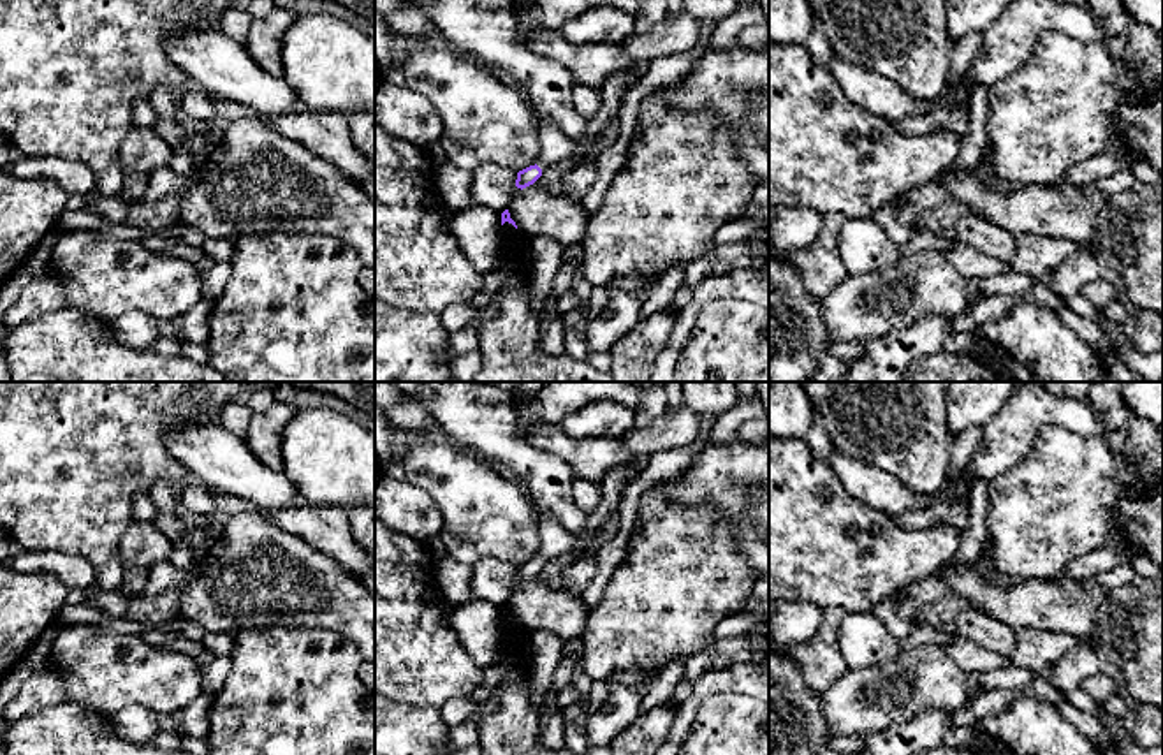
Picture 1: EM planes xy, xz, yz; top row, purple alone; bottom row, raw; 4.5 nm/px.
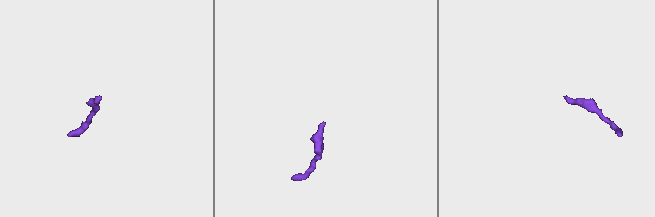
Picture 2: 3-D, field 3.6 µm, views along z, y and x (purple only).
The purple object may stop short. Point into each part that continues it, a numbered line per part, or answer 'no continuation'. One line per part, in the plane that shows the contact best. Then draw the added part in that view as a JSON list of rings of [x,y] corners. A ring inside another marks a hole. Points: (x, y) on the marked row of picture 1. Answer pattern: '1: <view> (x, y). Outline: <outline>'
1: xz (555, 145). Outline: [[[540,125],[540,157],[537,165],[544,171],[549,165],[572,157],[577,150],[577,141],[563,134],[558,127]]]

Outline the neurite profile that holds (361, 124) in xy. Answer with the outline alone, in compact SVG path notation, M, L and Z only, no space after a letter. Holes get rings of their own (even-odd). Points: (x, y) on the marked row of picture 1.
M375 109L350 113L348 128L354 146L375 160Z

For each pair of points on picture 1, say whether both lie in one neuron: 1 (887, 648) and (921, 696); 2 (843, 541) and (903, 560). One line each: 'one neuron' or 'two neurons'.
1: two neurons
2: one neuron

